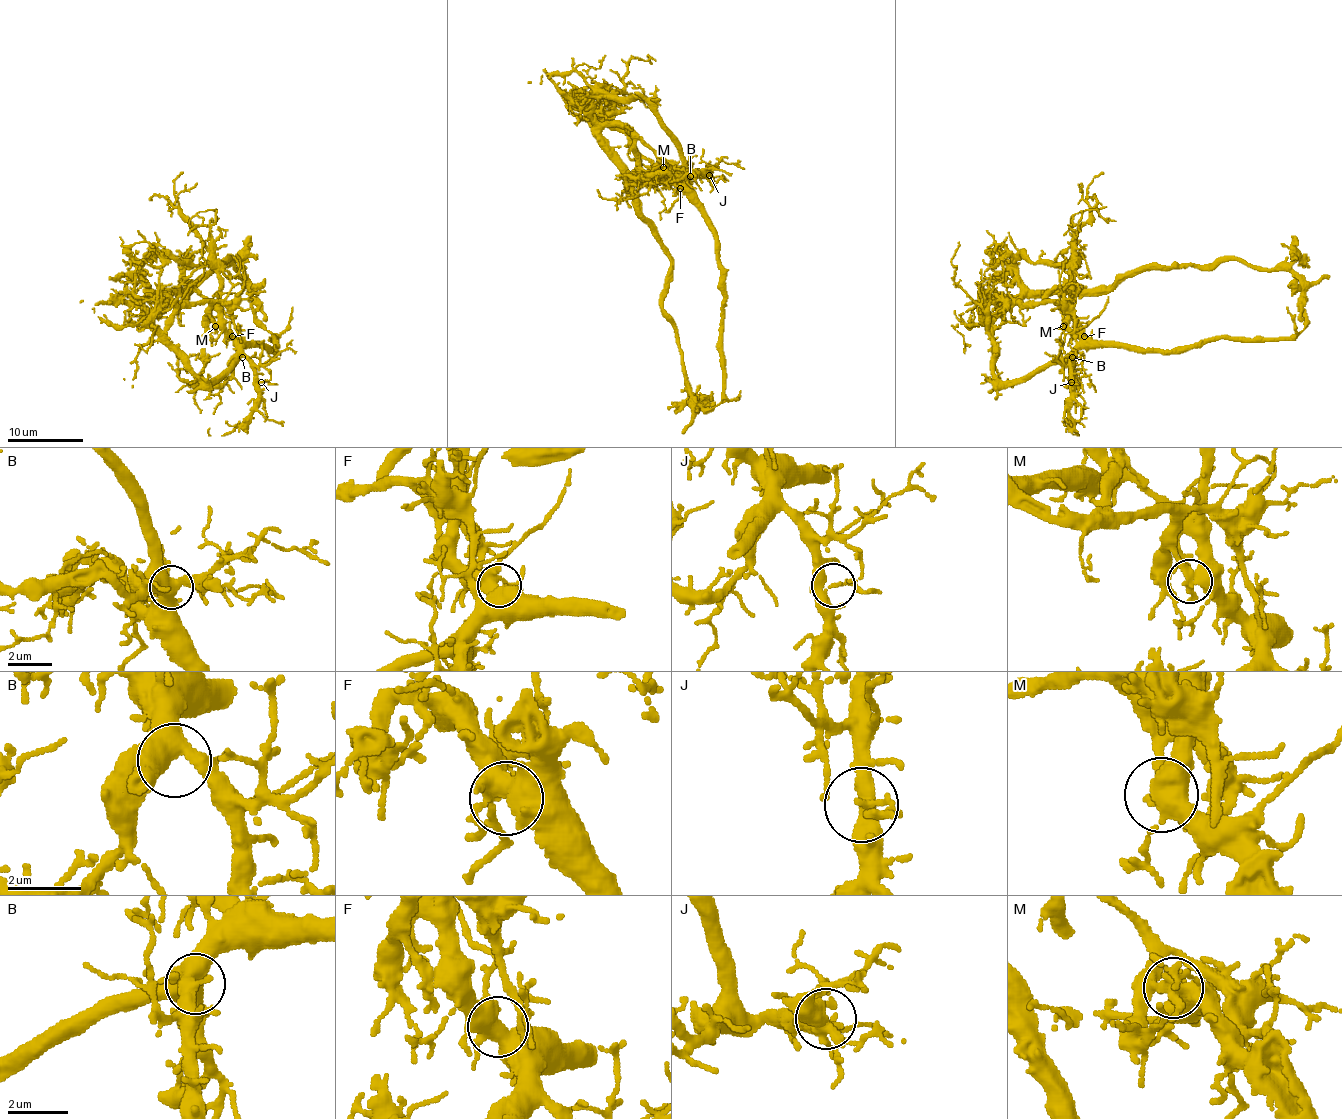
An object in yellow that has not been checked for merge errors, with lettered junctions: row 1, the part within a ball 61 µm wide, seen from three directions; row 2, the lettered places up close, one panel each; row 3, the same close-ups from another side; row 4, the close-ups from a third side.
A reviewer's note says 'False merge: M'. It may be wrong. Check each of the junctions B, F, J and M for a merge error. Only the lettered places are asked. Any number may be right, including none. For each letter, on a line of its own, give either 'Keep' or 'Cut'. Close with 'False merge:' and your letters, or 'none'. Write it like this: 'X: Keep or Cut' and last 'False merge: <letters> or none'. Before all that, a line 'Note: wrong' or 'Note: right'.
Note: right
B: Keep
F: Keep
J: Keep
M: Cut
False merge: M

